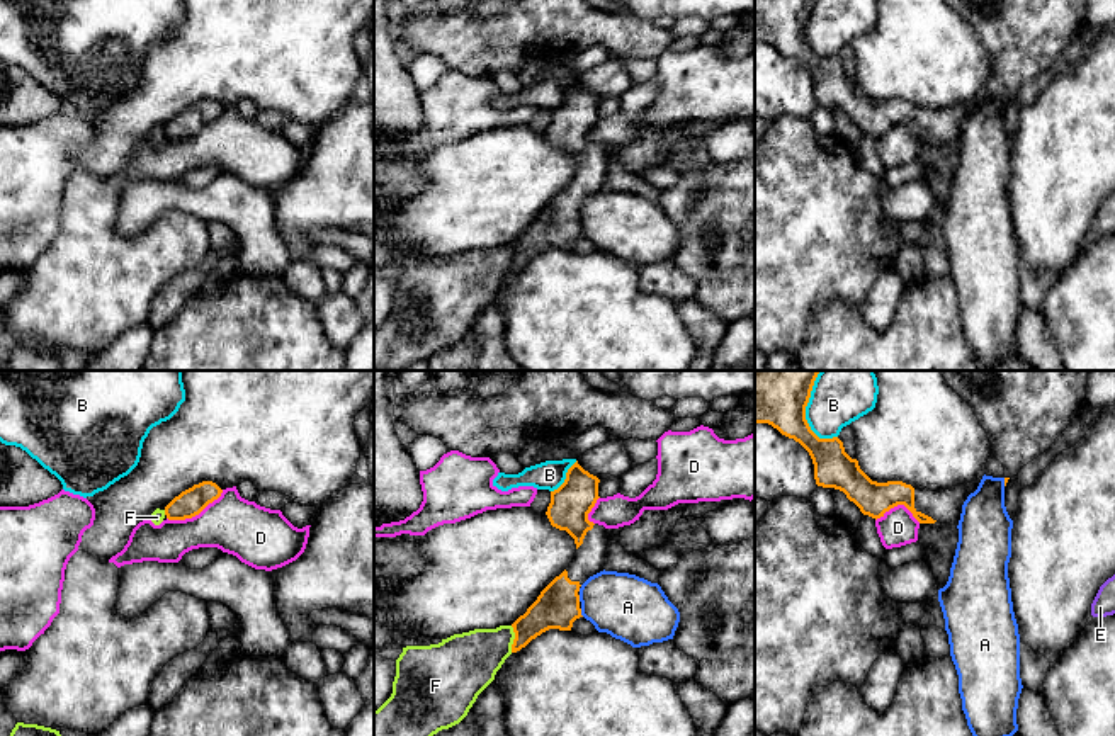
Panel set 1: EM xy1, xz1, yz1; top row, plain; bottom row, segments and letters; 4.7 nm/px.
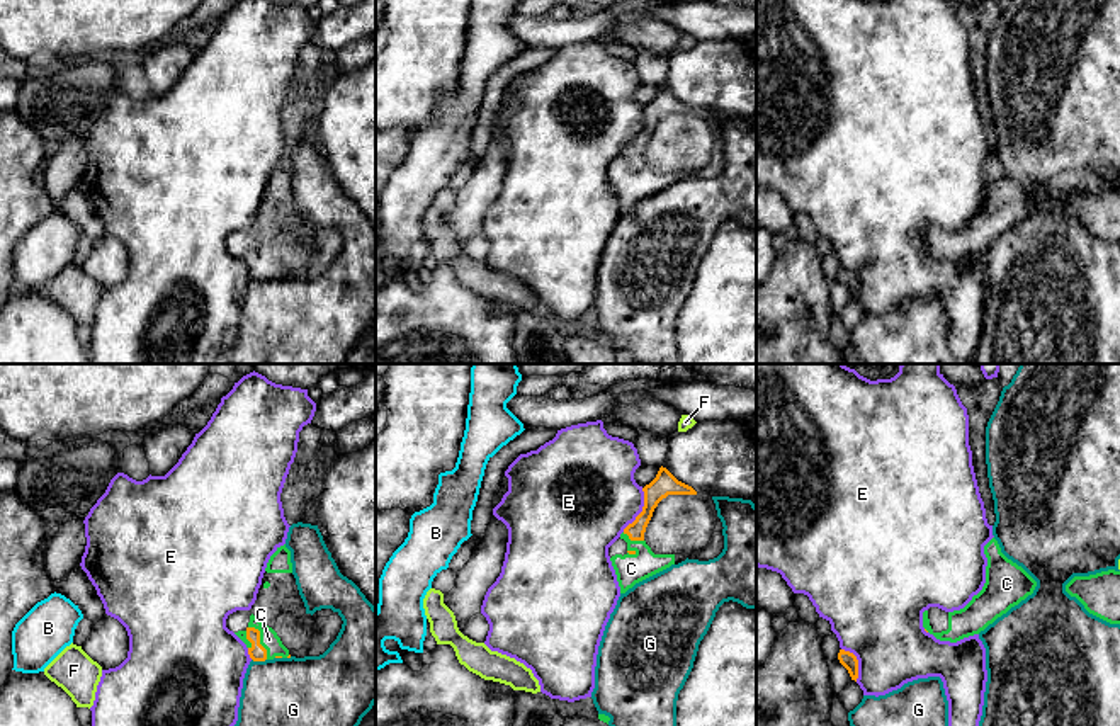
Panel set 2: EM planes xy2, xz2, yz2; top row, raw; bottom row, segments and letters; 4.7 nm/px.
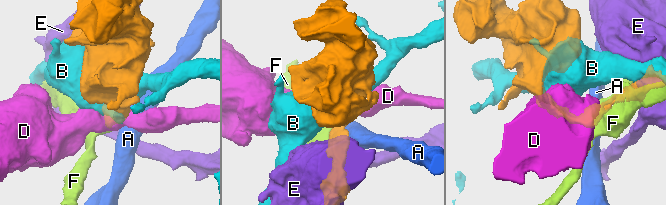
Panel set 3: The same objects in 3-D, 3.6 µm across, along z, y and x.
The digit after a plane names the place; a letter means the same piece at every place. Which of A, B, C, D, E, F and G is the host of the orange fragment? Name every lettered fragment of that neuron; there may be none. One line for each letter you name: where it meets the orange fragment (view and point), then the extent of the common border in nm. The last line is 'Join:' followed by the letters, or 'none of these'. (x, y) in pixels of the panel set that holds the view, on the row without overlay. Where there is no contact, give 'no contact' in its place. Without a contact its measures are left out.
C: xy2 (259, 259) | 180 nm
Join: C

